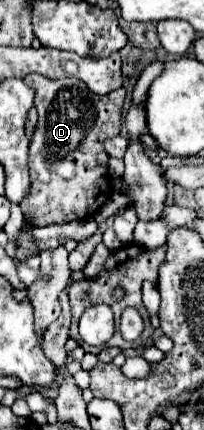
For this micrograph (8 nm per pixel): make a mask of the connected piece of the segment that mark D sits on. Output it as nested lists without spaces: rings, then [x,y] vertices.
[[[30,73],[24,81],[36,89],[38,123],[30,139],[30,191],[20,203],[22,211],[34,215],[36,227],[94,217],[112,195],[106,179],[108,153],[104,151],[104,141],[122,129],[126,91],[116,89],[100,97],[80,79],[62,77],[52,81],[40,73]]]

